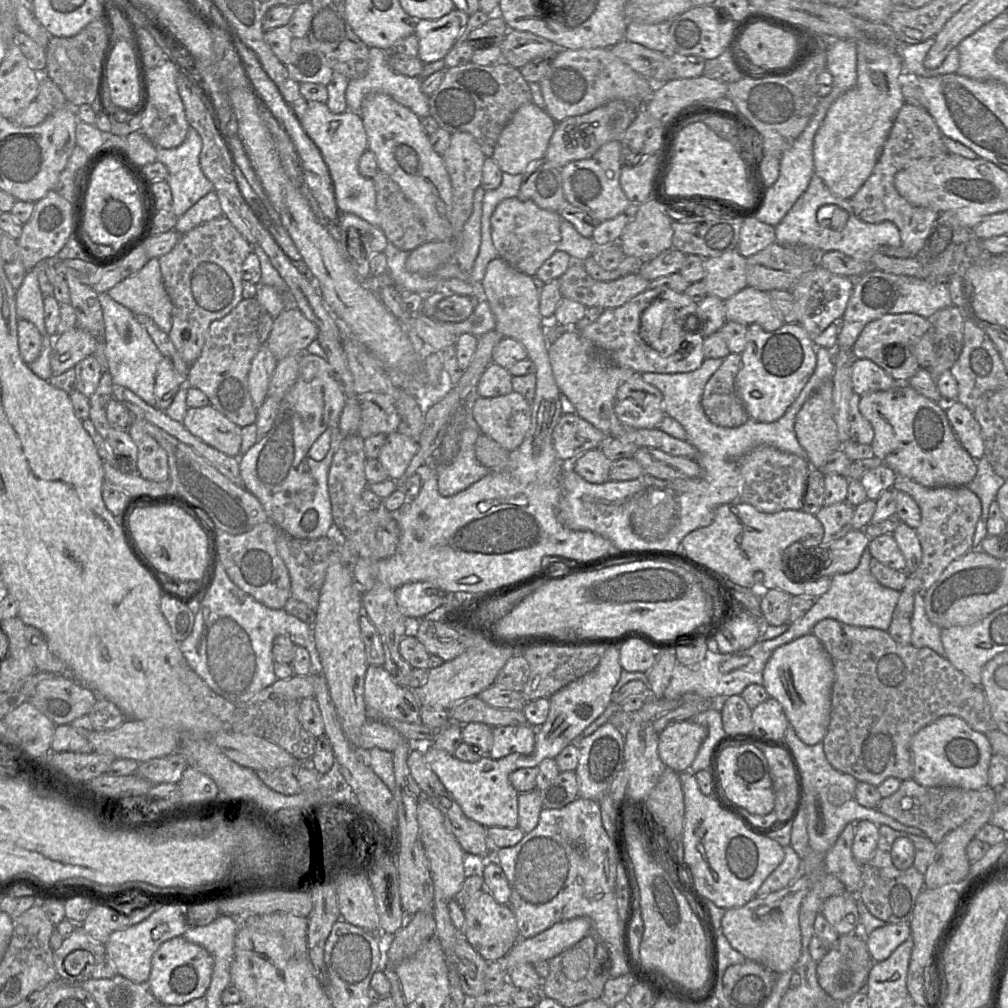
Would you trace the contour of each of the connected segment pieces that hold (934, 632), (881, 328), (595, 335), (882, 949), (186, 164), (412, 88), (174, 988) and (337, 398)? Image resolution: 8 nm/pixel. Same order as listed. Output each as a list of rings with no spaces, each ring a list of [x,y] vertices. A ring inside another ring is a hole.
[[[917,593],[914,596],[914,610],[910,621],[912,628],[910,644],[916,648],[930,648],[945,657],[941,641],[942,629],[929,620],[925,609],[924,593]]]
[[[914,313],[890,314],[869,322],[852,347],[857,359],[869,359],[898,383],[907,383],[921,368],[914,355],[914,346],[931,328],[931,321]]]
[[[654,288],[647,289],[646,291],[640,293],[639,295],[632,298],[630,301],[626,302],[624,305],[618,308],[609,308],[605,309],[603,314],[592,324],[586,326],[584,329],[580,331],[580,334],[591,341],[594,345],[595,349],[604,355],[614,364],[632,369],[636,374],[642,374],[646,372],[651,373],[661,373],[661,374],[675,374],[675,373],[687,373],[692,372],[698,369],[703,362],[705,361],[705,357],[703,354],[703,342],[705,337],[699,331],[693,331],[693,328],[696,328],[696,323],[692,323],[688,320],[690,324],[688,328],[688,332],[684,335],[684,343],[681,348],[674,354],[670,356],[662,356],[659,352],[651,348],[647,345],[640,336],[640,320],[643,312],[650,306],[650,304],[656,299],[663,299],[670,302],[674,308],[677,322],[683,325],[683,321],[692,315],[696,315],[698,304],[695,303],[689,296],[685,293],[678,293],[668,288]]]
[[[889,923],[873,930],[866,937],[866,943],[874,962],[879,962],[886,960],[910,936],[909,923]]]
[[[189,127],[185,140],[178,147],[170,149],[156,148],[157,161],[163,163],[168,169],[166,182],[168,183],[172,193],[171,213],[177,217],[177,223],[174,230],[179,234],[185,234],[190,229],[190,227],[187,227],[185,223],[186,219],[181,216],[202,197],[214,190],[213,184],[204,175],[200,167],[201,149],[201,137],[192,127]]]
[[[376,47],[369,48],[369,65],[367,72],[359,78],[350,80],[348,83],[345,92],[347,111],[360,113],[364,97],[371,92],[377,92],[390,95],[398,103],[409,108],[419,118],[430,115],[429,97],[421,90],[422,79],[417,76],[405,76],[393,71],[387,63],[388,55],[391,52],[392,50],[384,50]]]
[[[177,936],[163,942],[154,952],[147,984],[153,996],[163,1005],[183,1005],[205,995],[212,969],[213,958],[203,947]]]
[[[304,352],[299,355],[298,369],[298,378],[281,399],[272,428],[239,459],[239,468],[243,486],[260,501],[269,521],[292,537],[315,540],[335,535],[328,473],[333,456],[345,438],[339,420],[347,396],[327,360]]]

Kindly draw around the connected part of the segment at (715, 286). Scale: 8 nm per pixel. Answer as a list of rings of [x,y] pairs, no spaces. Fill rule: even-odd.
[[[738,250],[704,259],[705,284],[708,296],[726,301],[748,286],[746,259]]]

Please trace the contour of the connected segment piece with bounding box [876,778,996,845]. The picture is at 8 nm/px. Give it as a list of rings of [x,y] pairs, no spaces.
[[[911,778],[903,780],[894,794],[882,798],[876,809],[904,825],[920,829],[937,845],[944,836],[959,827],[976,812],[992,806],[995,798],[996,790],[989,785],[978,790],[949,786],[925,787]]]

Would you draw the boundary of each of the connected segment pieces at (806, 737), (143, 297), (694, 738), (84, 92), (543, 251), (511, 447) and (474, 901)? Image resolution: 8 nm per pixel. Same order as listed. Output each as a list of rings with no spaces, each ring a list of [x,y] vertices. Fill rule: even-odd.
[[[808,634],[774,650],[763,670],[762,686],[770,698],[781,704],[789,725],[798,738],[806,745],[815,745],[822,742],[828,729],[833,681],[834,670],[830,655],[816,636]]]
[[[151,258],[134,275],[106,292],[135,315],[146,315],[165,333],[172,328],[172,302],[167,294],[158,258]]]
[[[691,720],[669,725],[658,738],[658,754],[661,761],[666,768],[677,773],[689,771],[707,734],[704,726]]]
[[[98,18],[72,37],[52,36],[45,48],[46,68],[44,73],[40,74],[50,78],[73,107],[91,105],[97,98],[102,61],[109,34],[108,18]]]
[[[517,197],[504,199],[490,218],[491,237],[498,257],[518,271],[535,276],[543,263],[557,251],[561,220],[558,212],[541,209],[532,201],[522,201]]]
[[[514,391],[494,398],[479,397],[473,417],[483,435],[512,452],[521,446],[530,429],[532,403]]]
[[[484,889],[475,894],[463,908],[465,922],[460,932],[462,937],[487,962],[500,961],[519,940],[519,931],[515,916],[508,905],[498,903]]]

